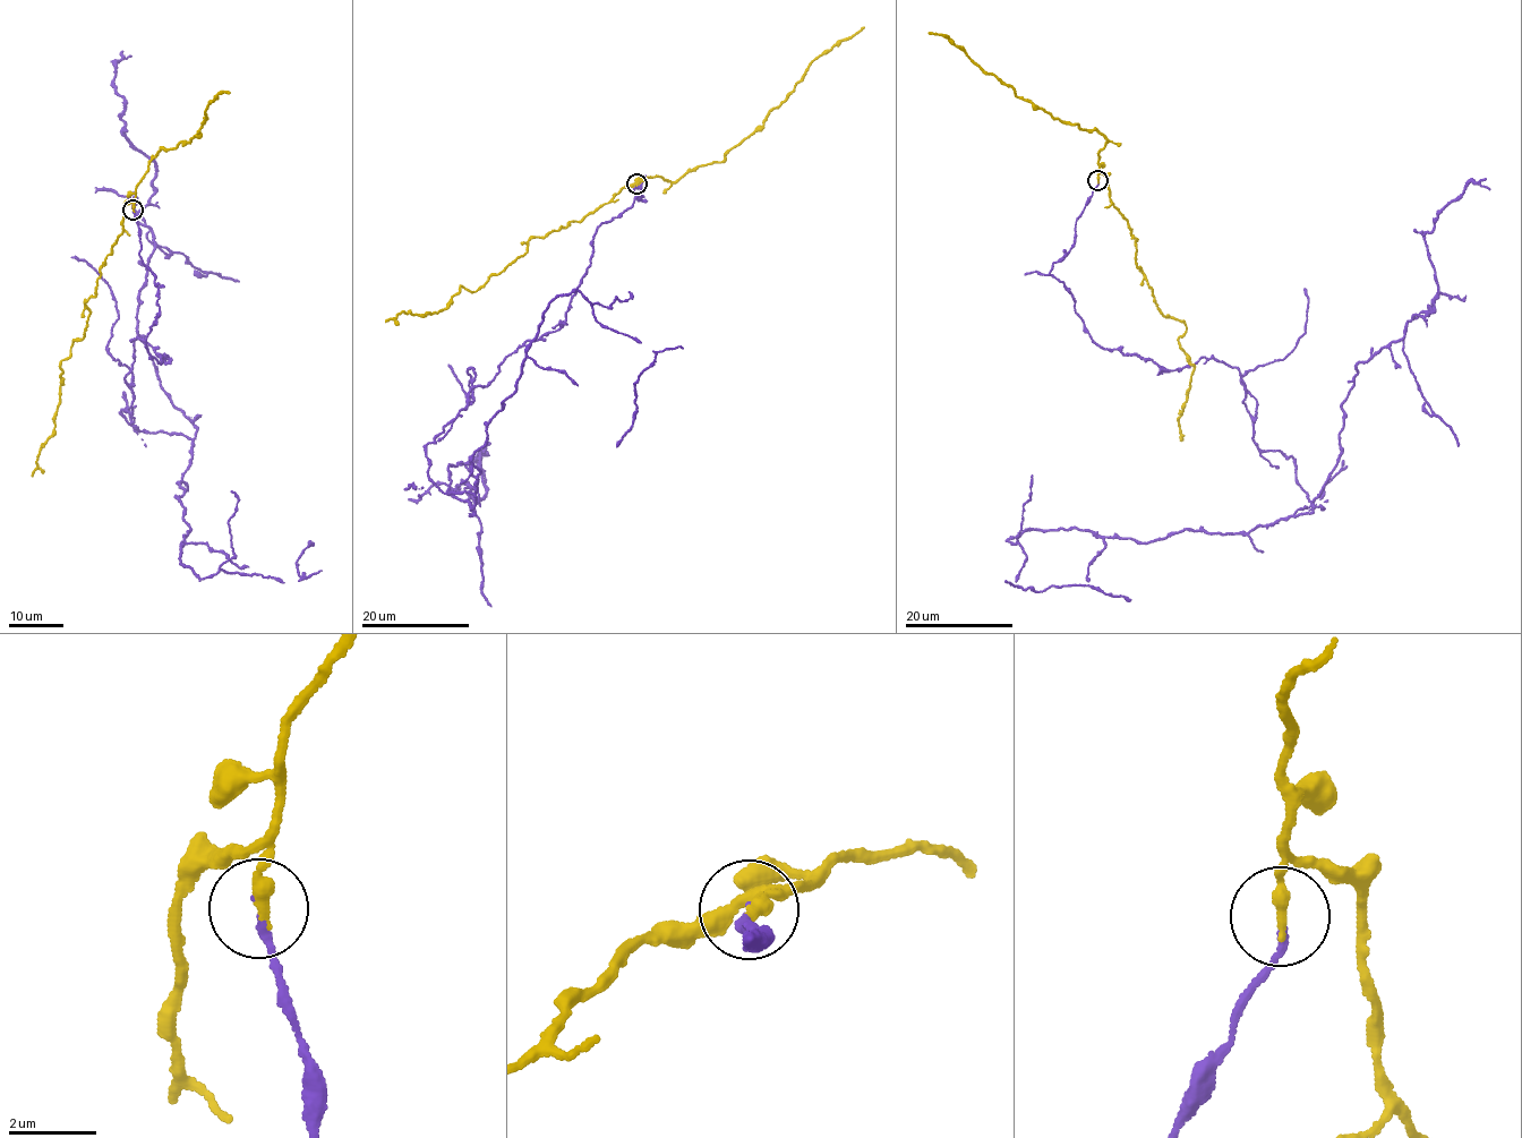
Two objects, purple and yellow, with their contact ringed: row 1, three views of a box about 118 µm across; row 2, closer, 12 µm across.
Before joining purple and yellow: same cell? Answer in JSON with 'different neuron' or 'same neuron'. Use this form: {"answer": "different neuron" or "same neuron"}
{"answer": "different neuron"}

